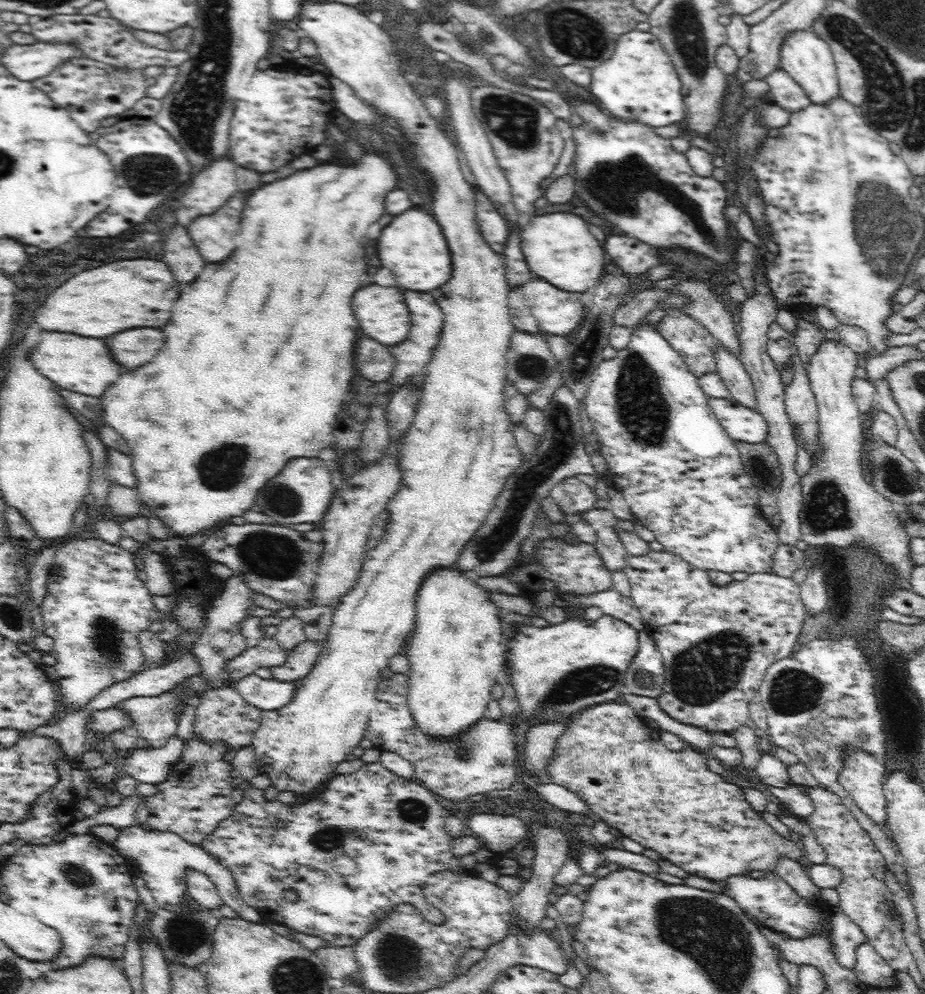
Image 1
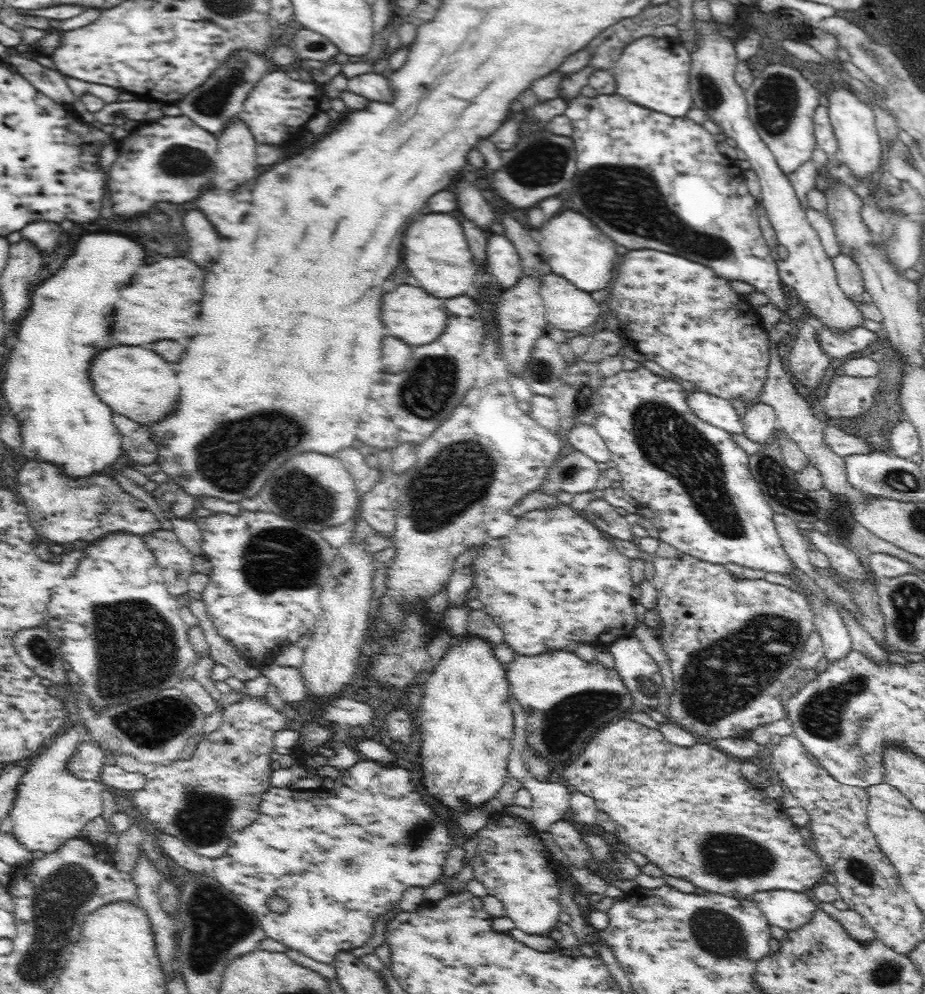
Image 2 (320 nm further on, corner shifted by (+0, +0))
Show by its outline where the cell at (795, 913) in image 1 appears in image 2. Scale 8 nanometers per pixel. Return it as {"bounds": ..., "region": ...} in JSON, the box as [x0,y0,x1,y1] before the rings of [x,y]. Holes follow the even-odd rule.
{"bounds":[749,890,818,930],"region":[[[789,890],[755,892],[749,898],[764,913],[769,924],[784,930],[794,930],[808,924],[818,908],[810,892],[799,893]]]}

